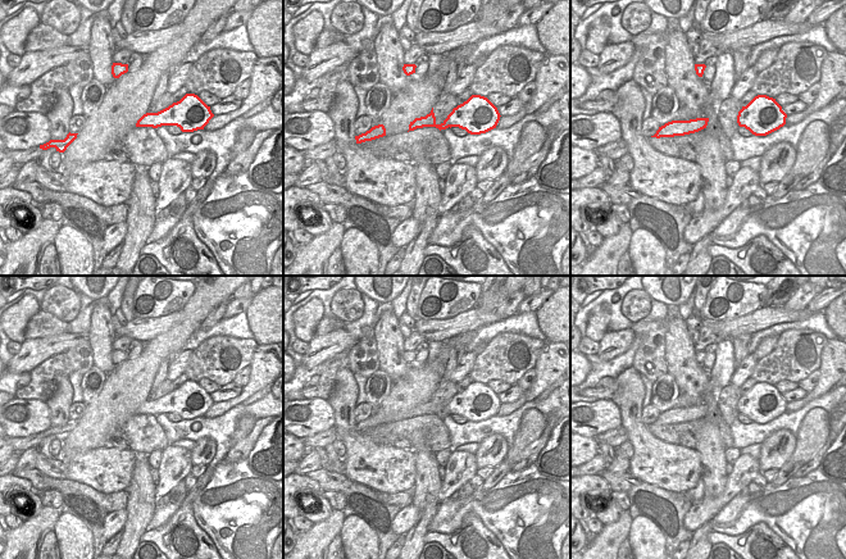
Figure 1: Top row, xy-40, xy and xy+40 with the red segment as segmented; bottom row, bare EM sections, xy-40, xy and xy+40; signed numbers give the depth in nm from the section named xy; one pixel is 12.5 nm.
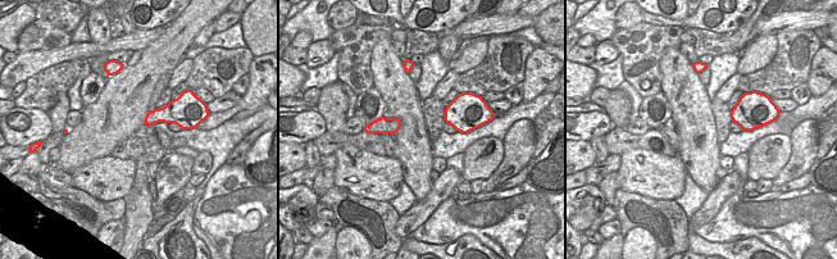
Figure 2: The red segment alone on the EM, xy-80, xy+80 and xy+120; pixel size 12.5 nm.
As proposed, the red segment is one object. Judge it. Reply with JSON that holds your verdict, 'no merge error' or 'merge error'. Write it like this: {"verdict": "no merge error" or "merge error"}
{"verdict": "no merge error"}

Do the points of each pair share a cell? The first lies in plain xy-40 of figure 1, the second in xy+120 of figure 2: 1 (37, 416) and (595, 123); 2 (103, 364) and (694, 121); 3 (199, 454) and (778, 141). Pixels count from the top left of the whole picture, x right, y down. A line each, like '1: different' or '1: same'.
1: same
2: same
3: same

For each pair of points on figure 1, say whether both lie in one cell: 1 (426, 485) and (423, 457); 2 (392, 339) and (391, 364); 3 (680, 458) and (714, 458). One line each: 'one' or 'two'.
1: one
2: one
3: two

